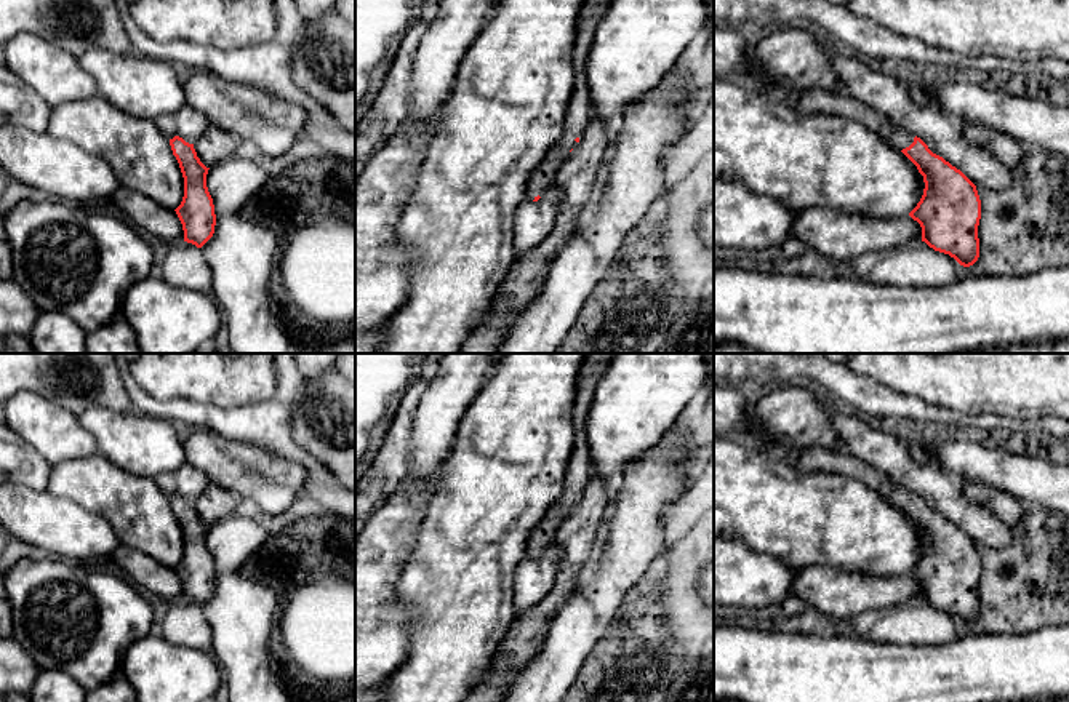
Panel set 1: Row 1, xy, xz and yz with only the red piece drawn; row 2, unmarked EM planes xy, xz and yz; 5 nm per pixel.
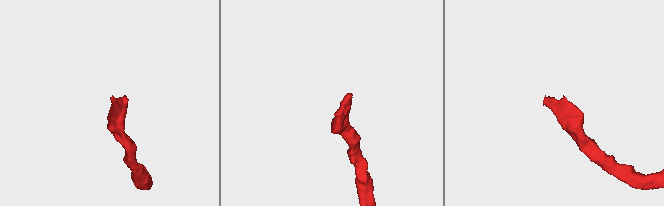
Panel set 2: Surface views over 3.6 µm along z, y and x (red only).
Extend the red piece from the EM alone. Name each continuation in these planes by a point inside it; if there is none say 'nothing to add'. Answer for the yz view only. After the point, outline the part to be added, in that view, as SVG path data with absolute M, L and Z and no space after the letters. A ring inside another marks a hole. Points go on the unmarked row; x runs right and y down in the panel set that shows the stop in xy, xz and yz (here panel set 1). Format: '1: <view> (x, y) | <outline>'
1: yz (818, 458) | M816 445L784 456L800 472L832 472L850 477L877 491L888 504L903 509L914 501L914 493L891 480L887 473L871 467L867 462Z

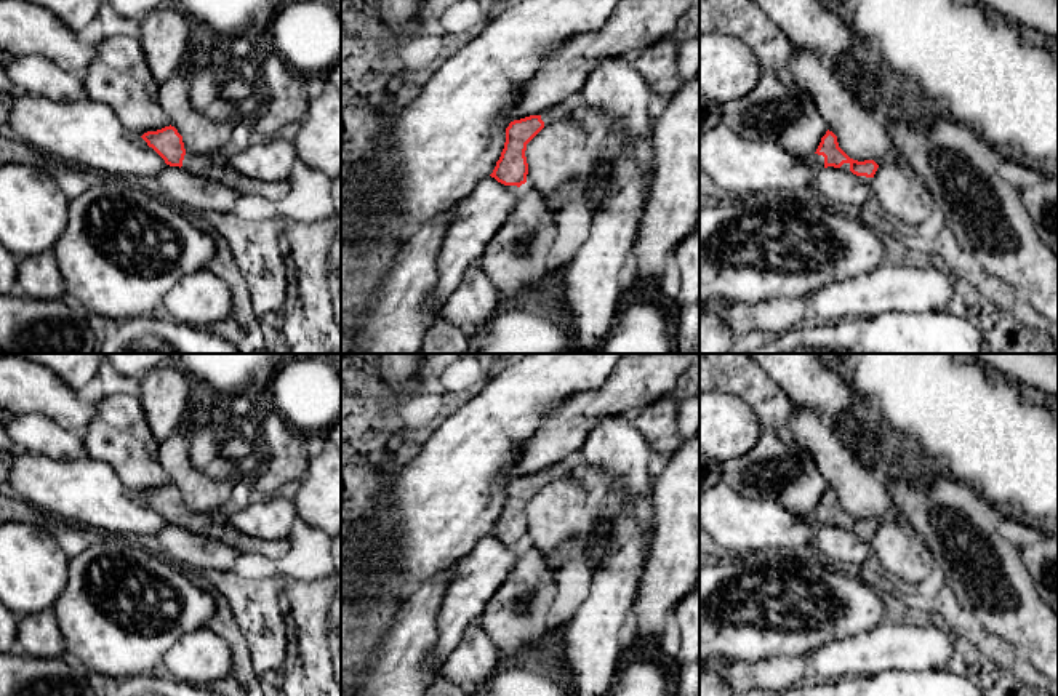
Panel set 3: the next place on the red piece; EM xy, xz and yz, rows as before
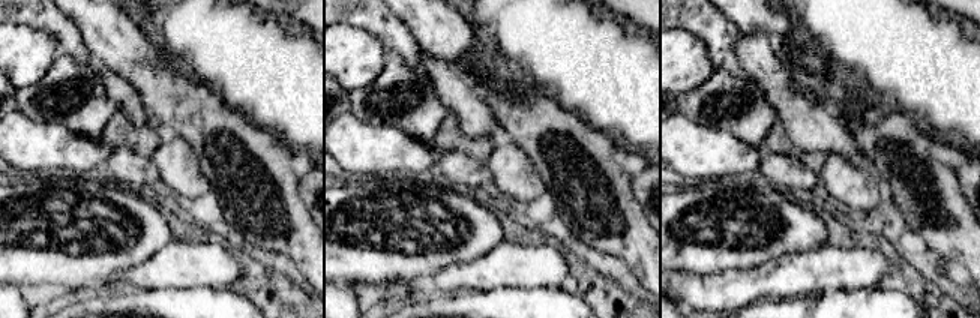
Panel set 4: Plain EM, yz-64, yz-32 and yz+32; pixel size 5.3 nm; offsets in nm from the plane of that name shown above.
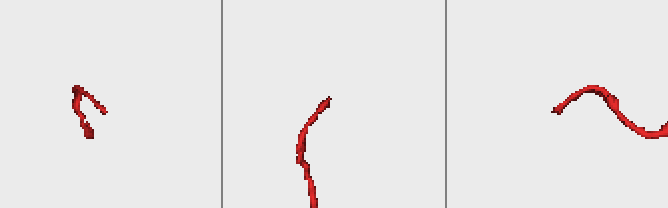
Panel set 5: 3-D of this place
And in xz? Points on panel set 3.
1: xz (562, 469) | M571 458L568 461L559 462L539 472L541 478L544 480L544 485L555 482L559 478L563 478L563 477L570 477L576 462L578 462L578 458Z

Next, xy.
1: xy (212, 525) | M186 509L181 526L195 534L219 539L240 554L256 552L272 562L279 562L291 549L291 536L277 541L256 539L235 530L221 514L190 512Z

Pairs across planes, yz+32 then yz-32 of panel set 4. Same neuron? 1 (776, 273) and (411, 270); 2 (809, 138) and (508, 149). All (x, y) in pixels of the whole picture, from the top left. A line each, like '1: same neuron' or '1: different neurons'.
1: different neurons
2: different neurons

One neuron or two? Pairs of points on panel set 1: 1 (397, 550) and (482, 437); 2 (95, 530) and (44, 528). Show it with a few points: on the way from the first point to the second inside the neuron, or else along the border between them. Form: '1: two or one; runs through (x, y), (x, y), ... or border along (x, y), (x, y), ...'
1: two; border along (439, 478), (420, 526), (415, 550)
2: one; runs through (82, 530), (56, 528)

